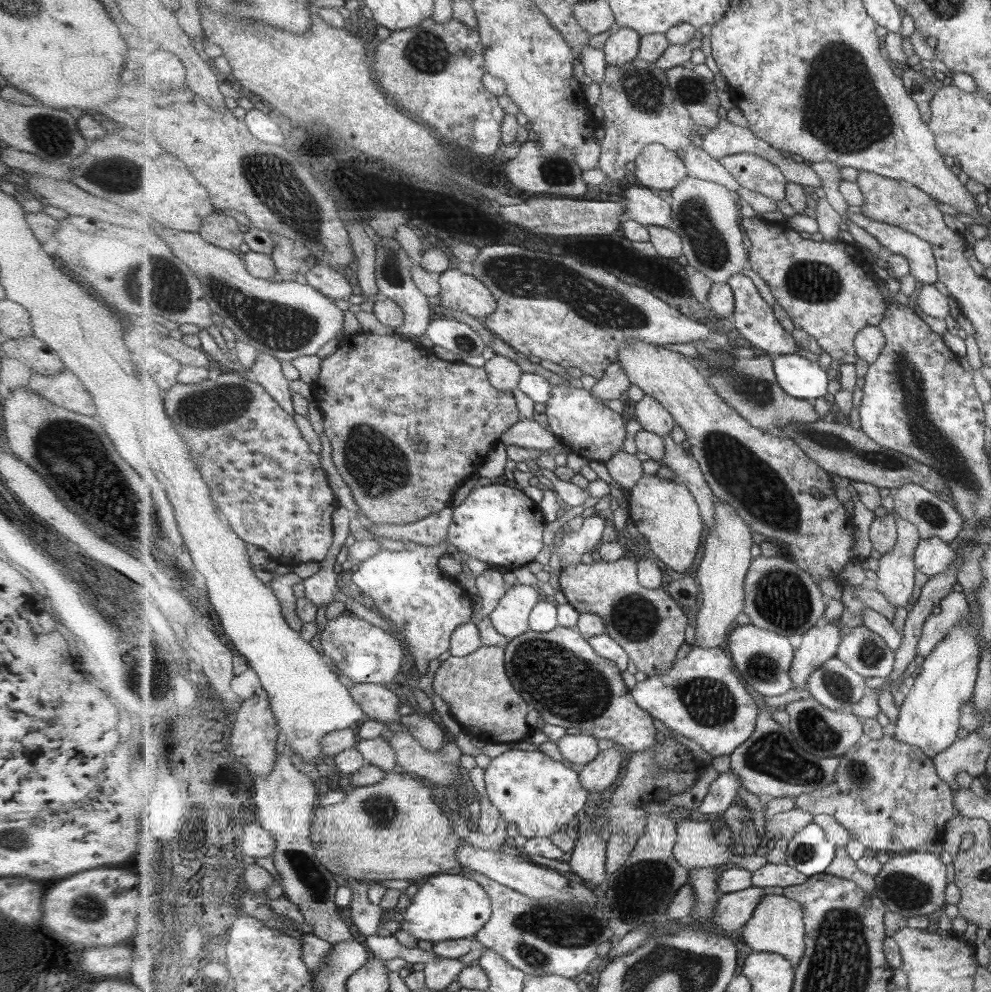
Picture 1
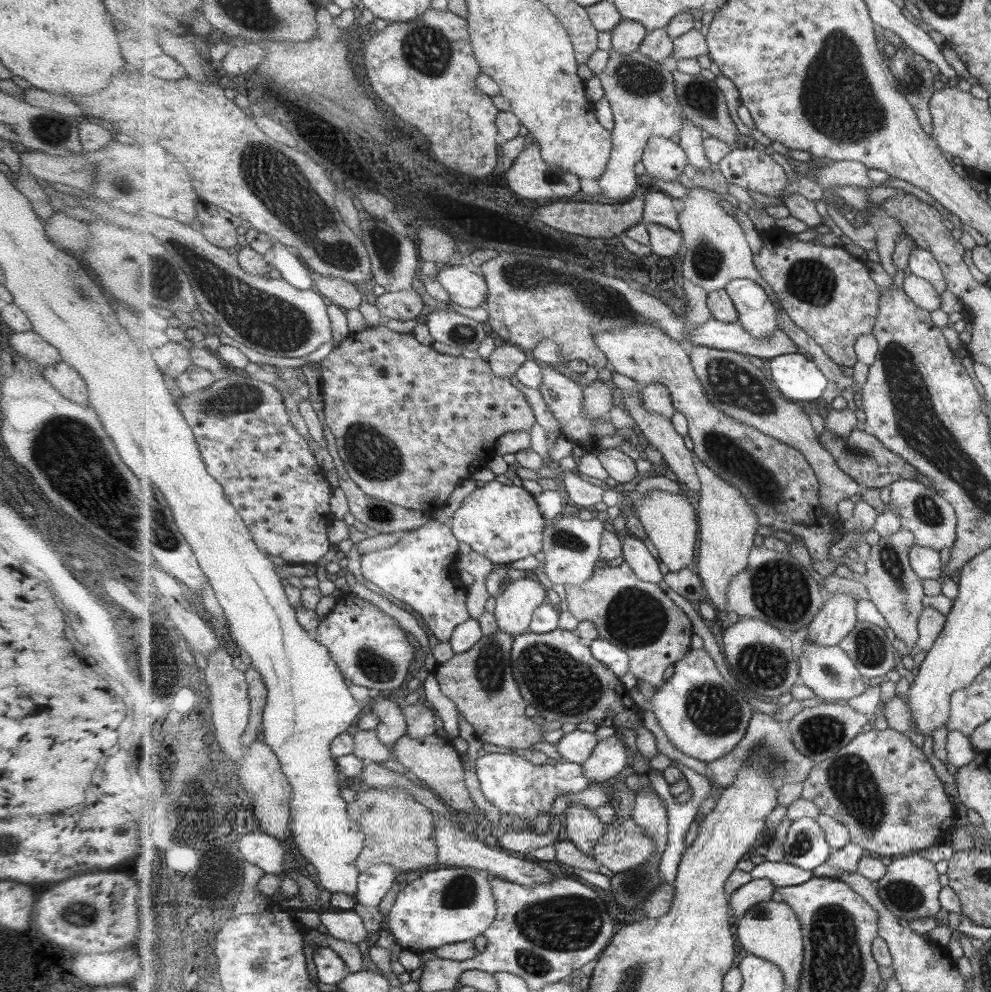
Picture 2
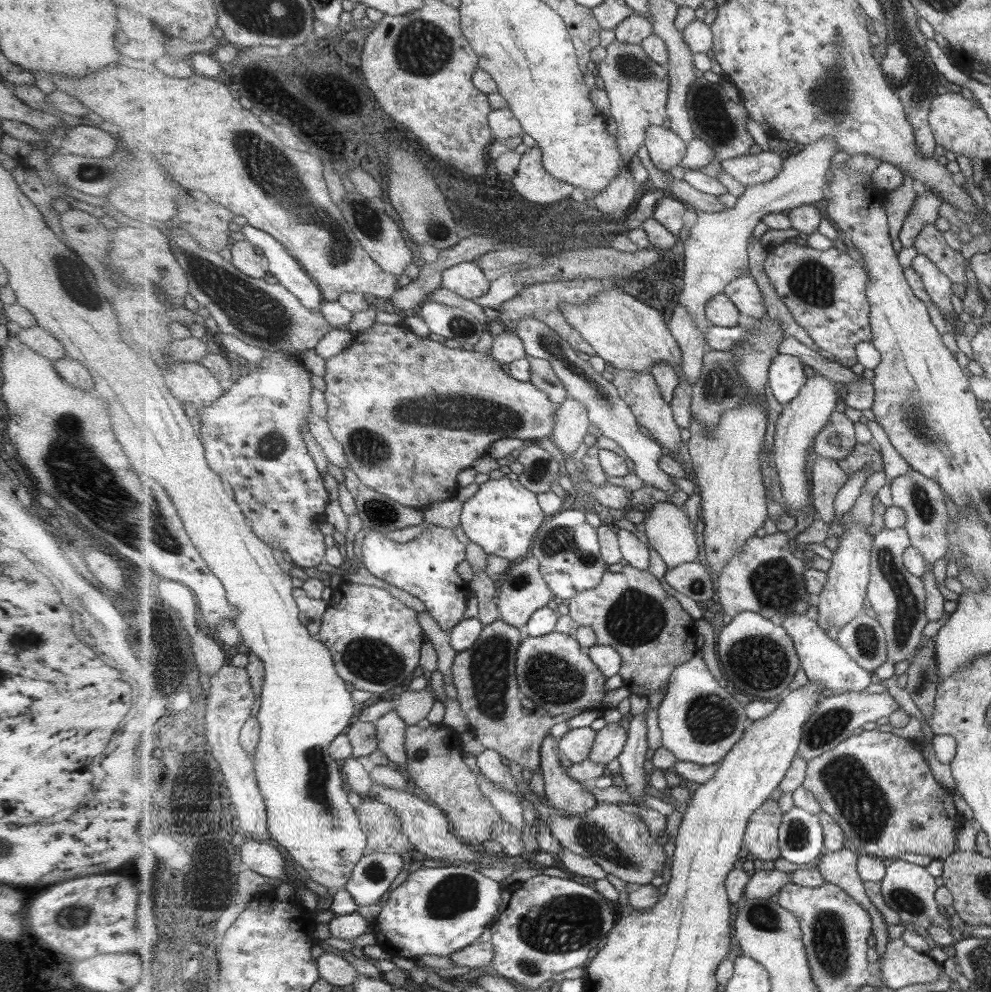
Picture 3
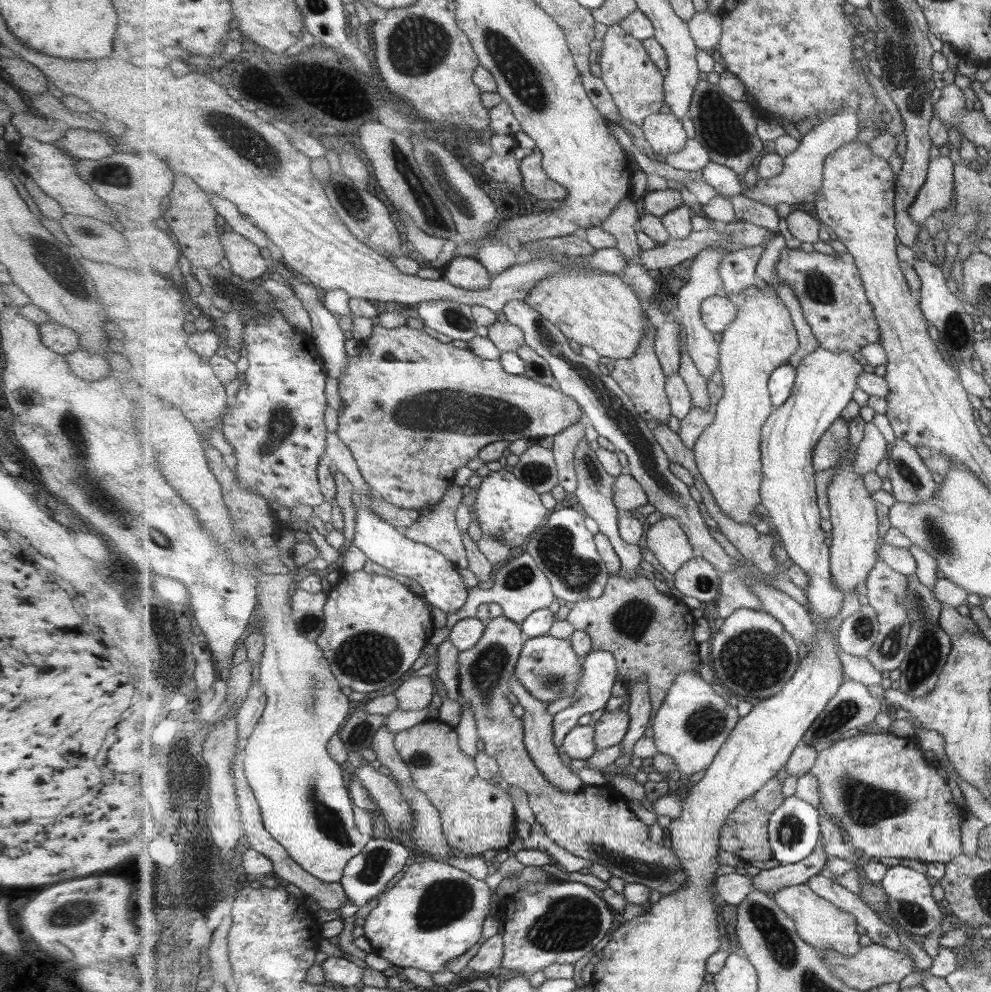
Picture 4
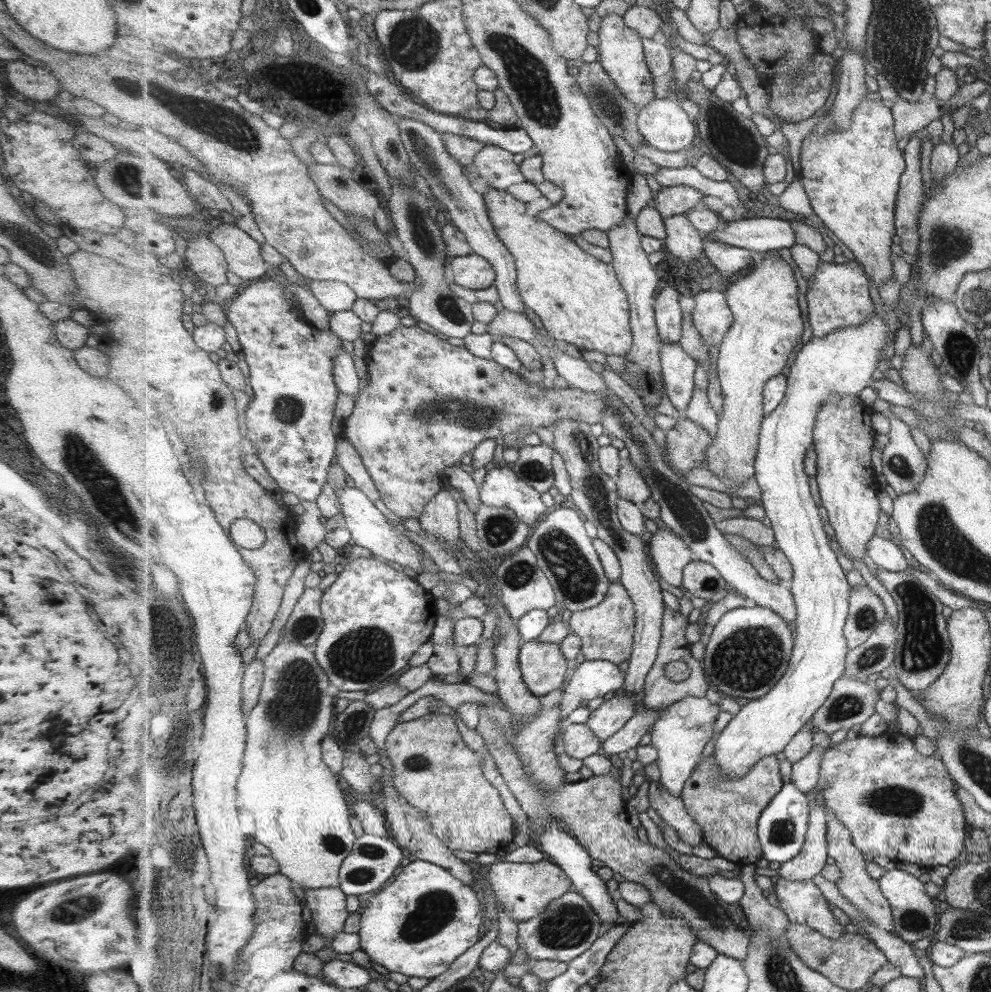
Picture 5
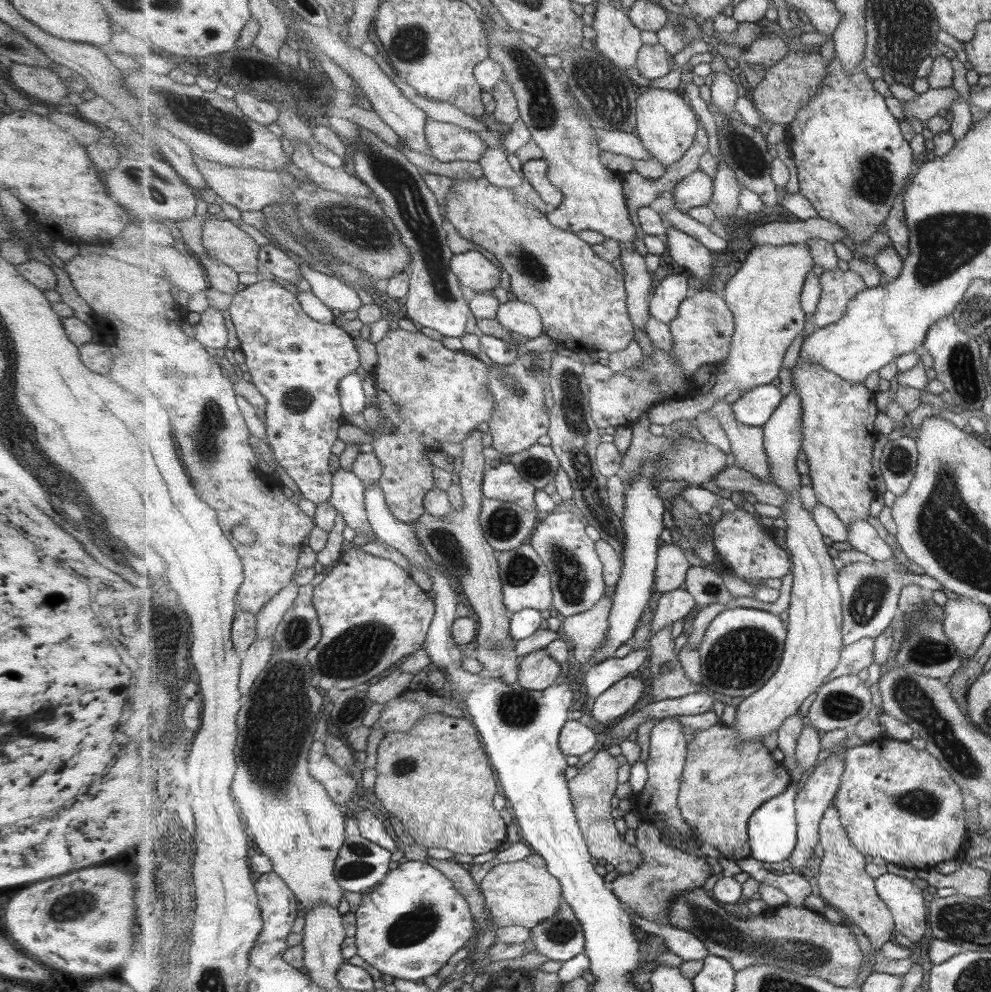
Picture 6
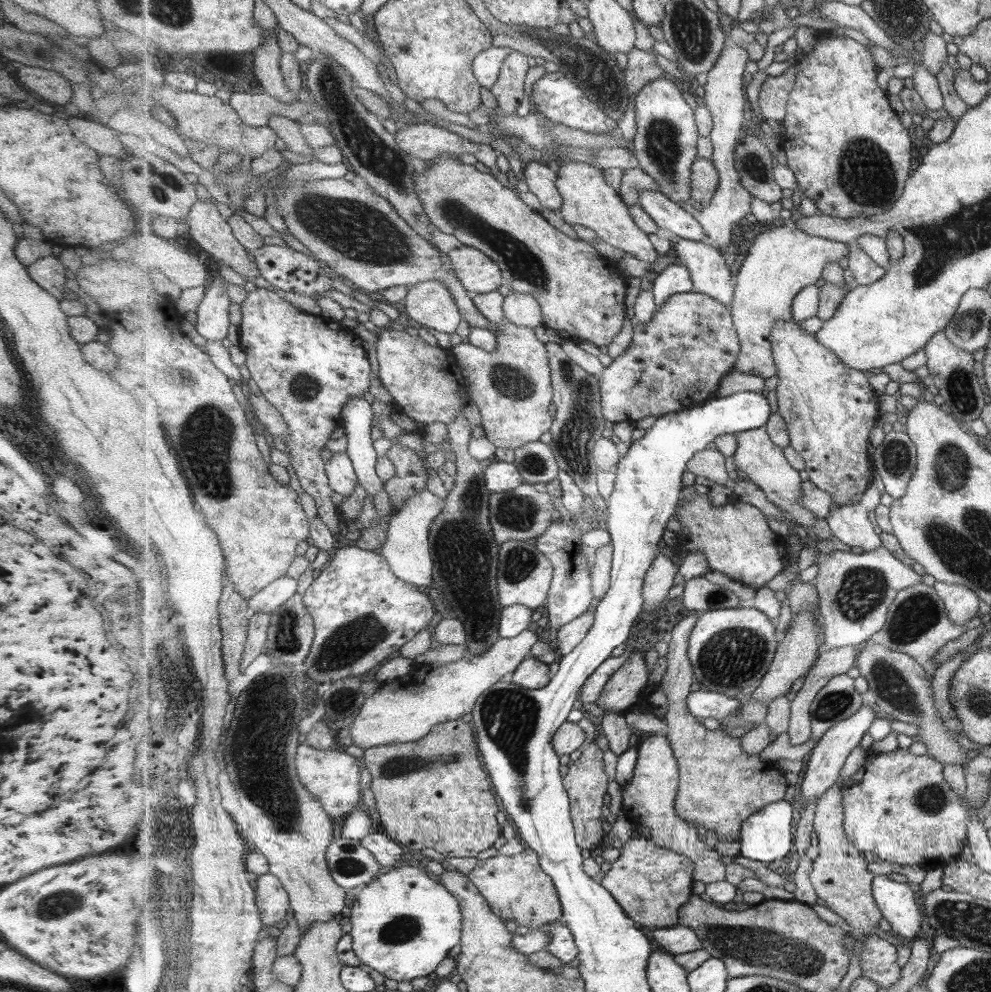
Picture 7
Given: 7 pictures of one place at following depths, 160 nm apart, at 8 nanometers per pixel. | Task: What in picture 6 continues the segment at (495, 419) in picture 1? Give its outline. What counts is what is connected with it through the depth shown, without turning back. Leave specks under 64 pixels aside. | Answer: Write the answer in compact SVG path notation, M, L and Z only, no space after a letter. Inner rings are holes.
M703 288L693 297L687 297L679 309L678 317L670 324L674 336L674 350L665 352L654 344L651 357L643 356L643 362L638 369L629 369L622 373L614 374L608 381L595 381L591 384L592 417L598 426L609 431L616 426L626 426L633 423L641 416L643 410L653 408L667 400L681 400L697 394L695 374L705 365L715 365L727 360L729 351L732 349L733 335L736 333L736 315L723 297L712 288ZM390 330L375 347L379 355L378 365L372 373L377 390L375 407L384 420L387 418L391 422L390 427L385 425L384 429L369 431L373 437L372 452L378 456L384 467L384 476L381 476L379 484L395 516L405 524L414 524L426 513L423 498L435 488L435 468L427 452L441 451L443 442L461 444L483 422L488 423L495 413L498 402L490 389L490 365L465 350L449 350L447 346L443 346L443 342L432 340L419 330Z

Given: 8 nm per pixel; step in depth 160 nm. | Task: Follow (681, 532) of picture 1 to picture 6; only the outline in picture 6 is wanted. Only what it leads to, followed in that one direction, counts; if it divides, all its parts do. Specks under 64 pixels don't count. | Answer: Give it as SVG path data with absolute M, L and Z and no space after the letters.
M661 544L656 570L656 588L661 593L673 592L687 582L691 568L689 558L677 544Z

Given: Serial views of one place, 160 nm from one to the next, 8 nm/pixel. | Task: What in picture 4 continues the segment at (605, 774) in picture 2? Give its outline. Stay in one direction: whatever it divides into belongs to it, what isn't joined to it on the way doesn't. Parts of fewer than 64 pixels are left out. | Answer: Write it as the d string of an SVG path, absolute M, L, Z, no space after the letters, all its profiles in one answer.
M626 706L605 712L595 723L598 751L622 744L628 733L629 725L630 714Z

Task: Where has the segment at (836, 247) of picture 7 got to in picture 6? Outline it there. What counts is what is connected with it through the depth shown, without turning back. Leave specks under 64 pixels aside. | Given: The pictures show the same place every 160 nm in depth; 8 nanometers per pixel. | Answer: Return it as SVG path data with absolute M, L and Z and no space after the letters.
M806 243L775 246L754 245L742 267L727 282L724 299L736 315L736 333L727 360L718 366L718 381L708 394L695 394L681 400L667 400L653 406L650 419L665 428L677 420L694 420L703 411L712 410L717 399L740 390L742 396L779 378L783 358L795 338L805 330L802 296L814 258Z

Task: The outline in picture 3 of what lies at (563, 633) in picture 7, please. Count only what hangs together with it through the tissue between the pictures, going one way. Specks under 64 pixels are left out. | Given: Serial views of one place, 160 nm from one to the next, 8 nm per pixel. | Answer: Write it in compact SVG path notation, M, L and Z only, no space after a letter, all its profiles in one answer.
M629 564L619 573L607 569L599 586L570 598L568 607L569 615L575 622L580 626L591 626L595 630L599 645L609 645L619 651L623 657L620 676L633 694L647 697L659 692L661 688L667 690L675 669L697 655L695 642L699 634L695 628L696 620L683 610L683 606L673 596L663 590L659 579L647 570L639 570Z

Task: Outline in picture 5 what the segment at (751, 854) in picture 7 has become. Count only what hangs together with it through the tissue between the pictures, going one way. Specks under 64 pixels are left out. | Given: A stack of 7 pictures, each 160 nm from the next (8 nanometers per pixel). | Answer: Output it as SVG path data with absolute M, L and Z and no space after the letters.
M792 781L785 783L760 818L759 834L765 859L782 865L801 854L809 832L811 811L811 802L807 800L804 791L799 790Z

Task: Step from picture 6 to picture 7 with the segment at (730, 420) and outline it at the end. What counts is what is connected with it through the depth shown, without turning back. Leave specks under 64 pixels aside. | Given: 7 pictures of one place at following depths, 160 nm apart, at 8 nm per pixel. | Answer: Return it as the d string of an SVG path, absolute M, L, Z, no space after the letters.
M765 426L754 431L741 431L734 435L738 442L733 456L737 471L746 474L750 481L758 485L760 490L766 494L769 502L773 502L789 512L798 526L814 532L813 522L821 519L801 505L805 493L803 493L803 483L801 483L799 471L788 462L784 449L771 440L768 428Z

